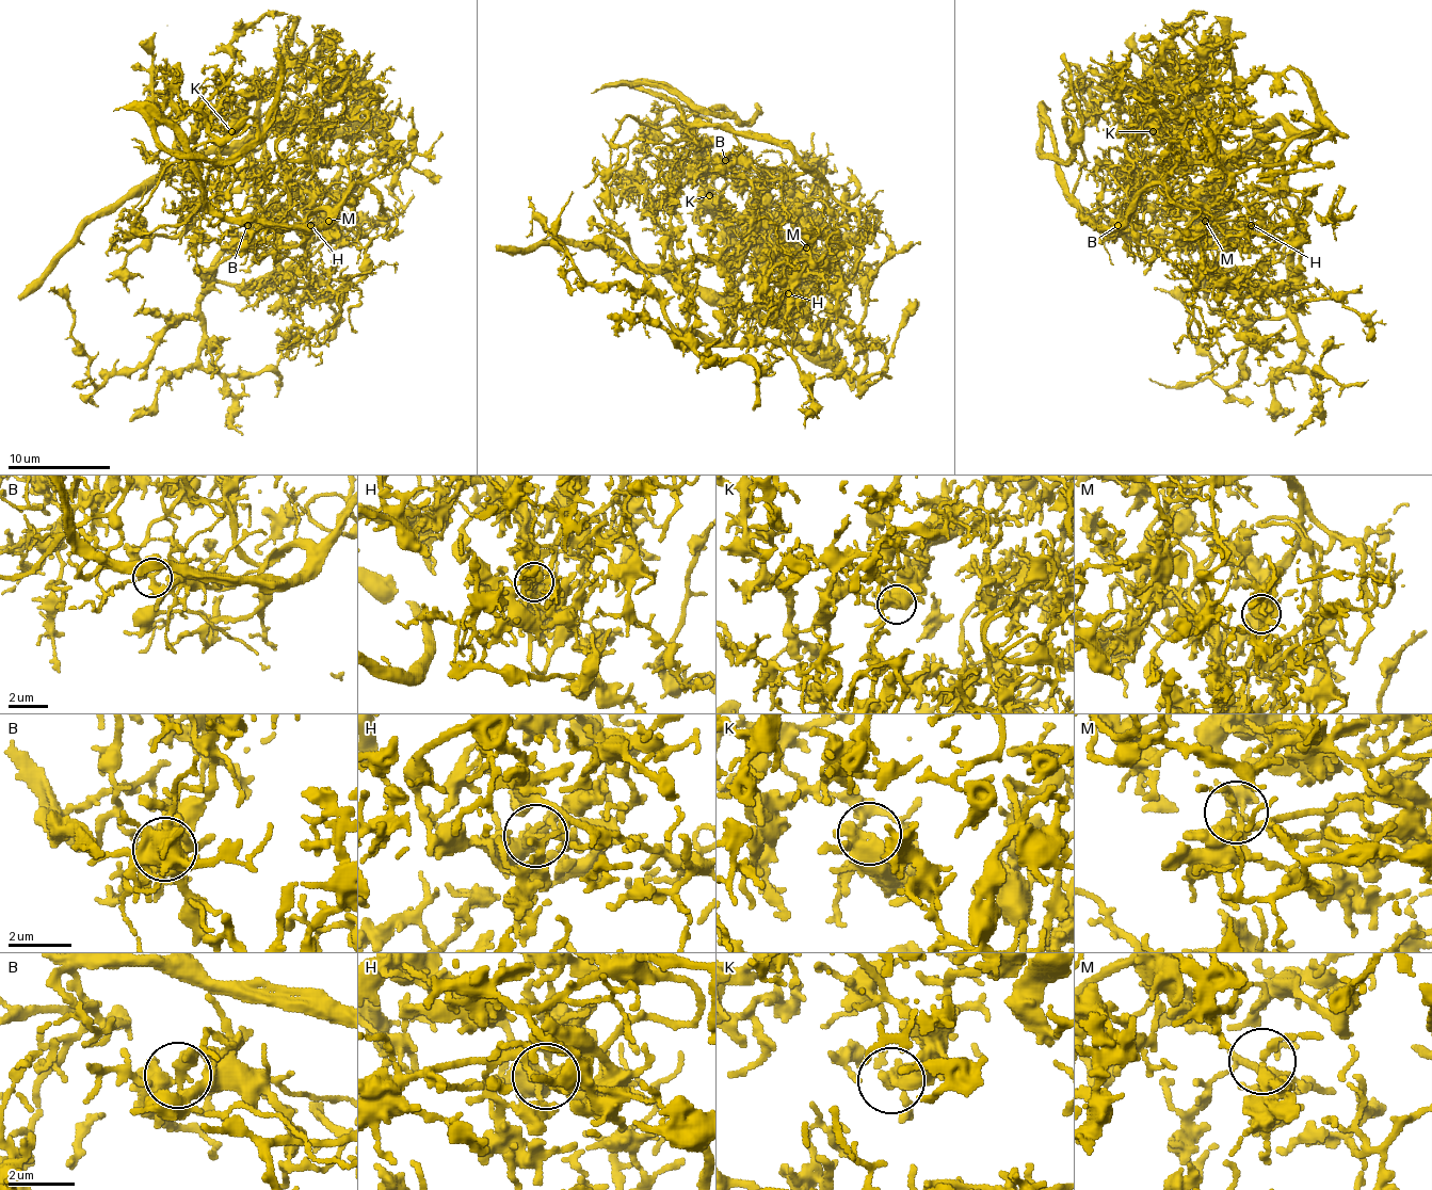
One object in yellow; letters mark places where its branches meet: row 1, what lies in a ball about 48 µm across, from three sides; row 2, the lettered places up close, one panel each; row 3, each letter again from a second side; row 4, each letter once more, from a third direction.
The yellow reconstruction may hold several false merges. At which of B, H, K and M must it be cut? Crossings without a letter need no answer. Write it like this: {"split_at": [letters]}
{"split_at": ["H"]}

